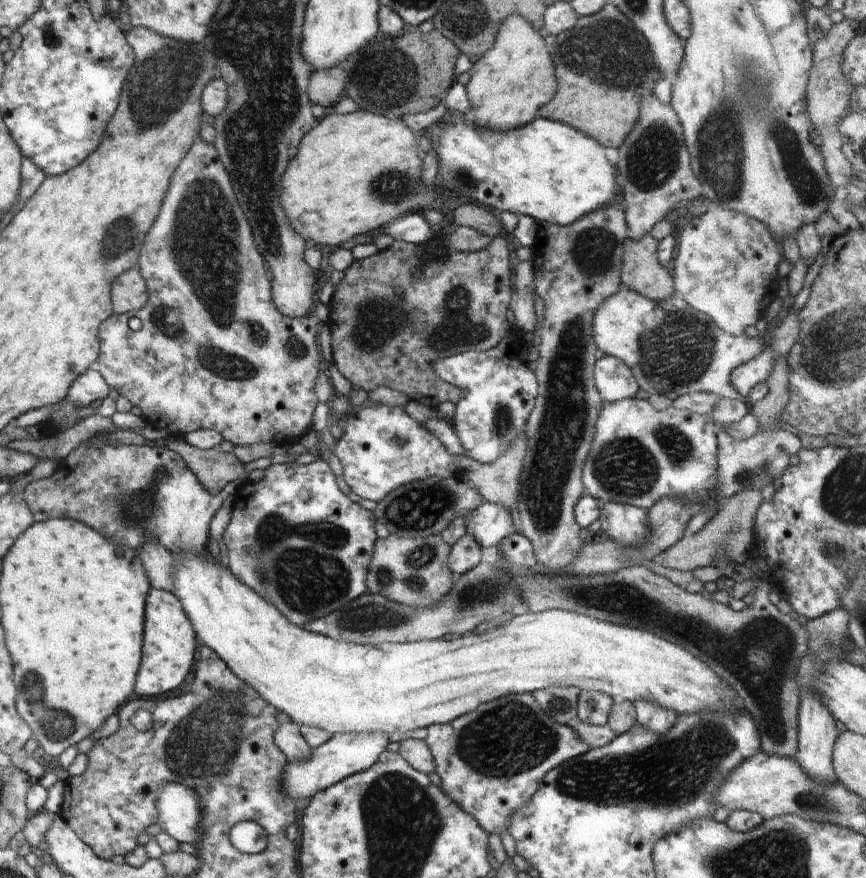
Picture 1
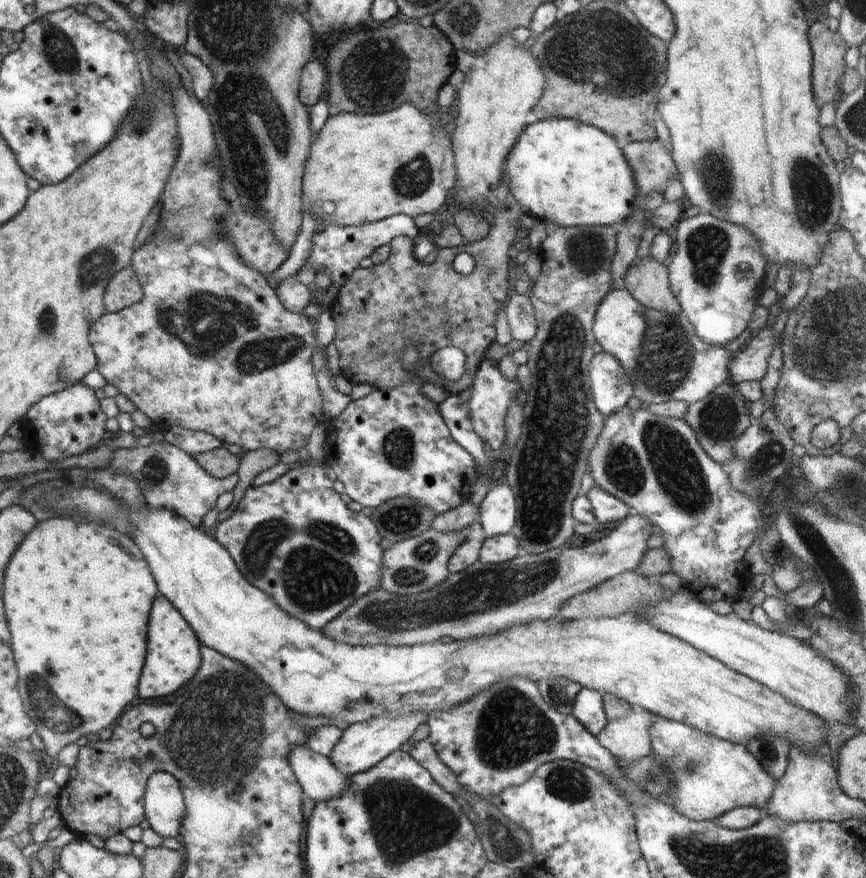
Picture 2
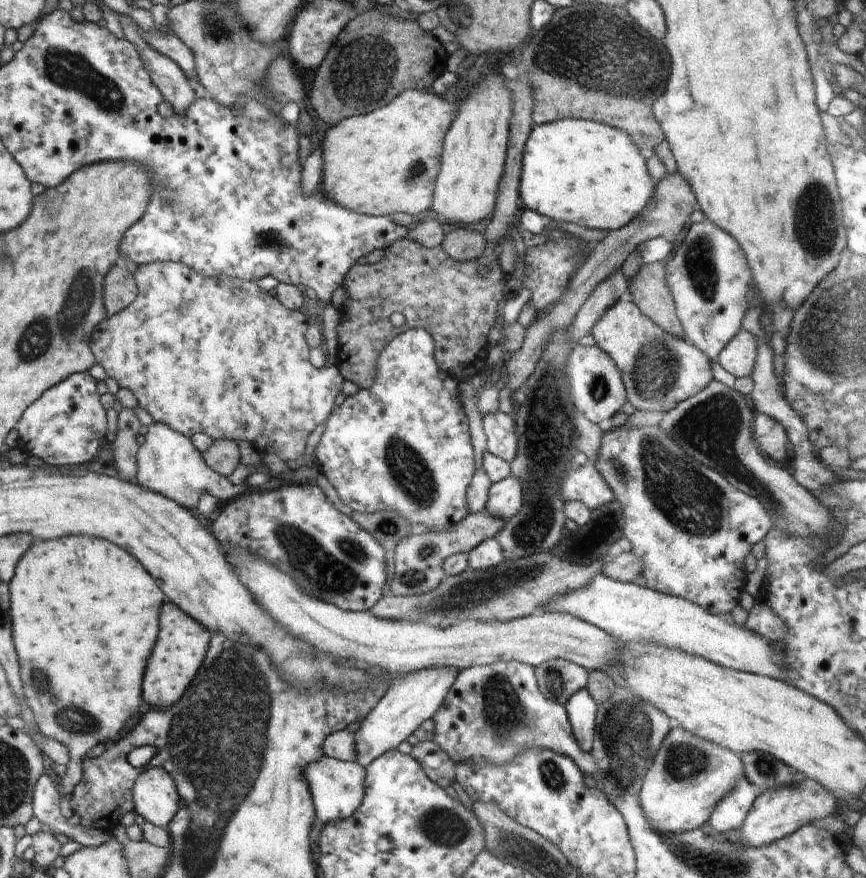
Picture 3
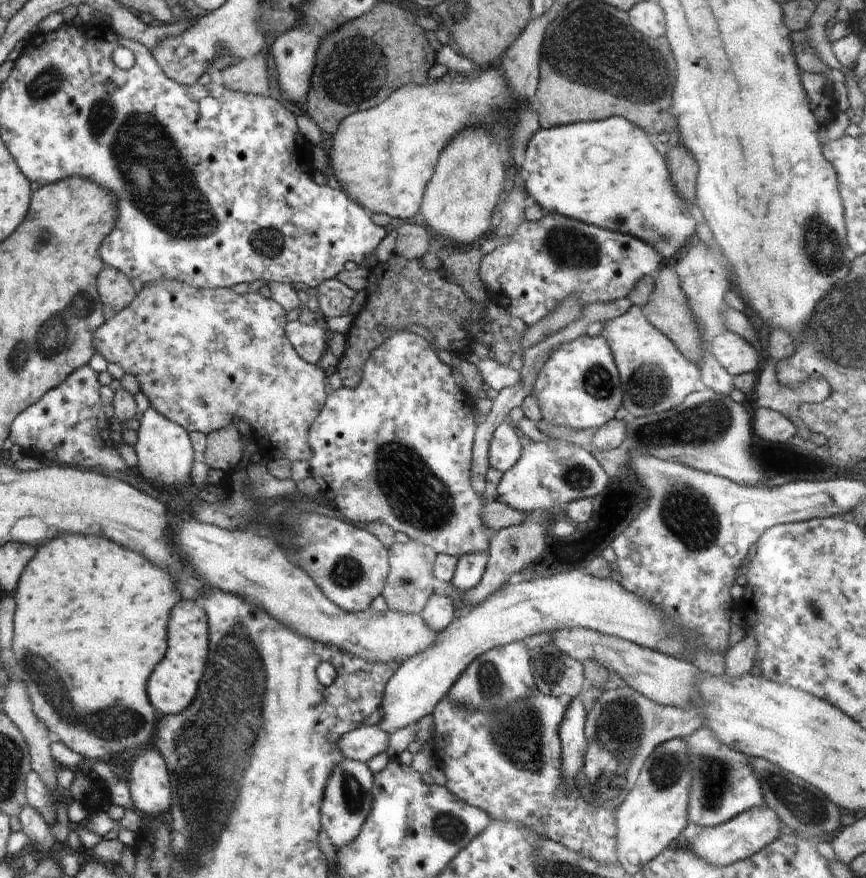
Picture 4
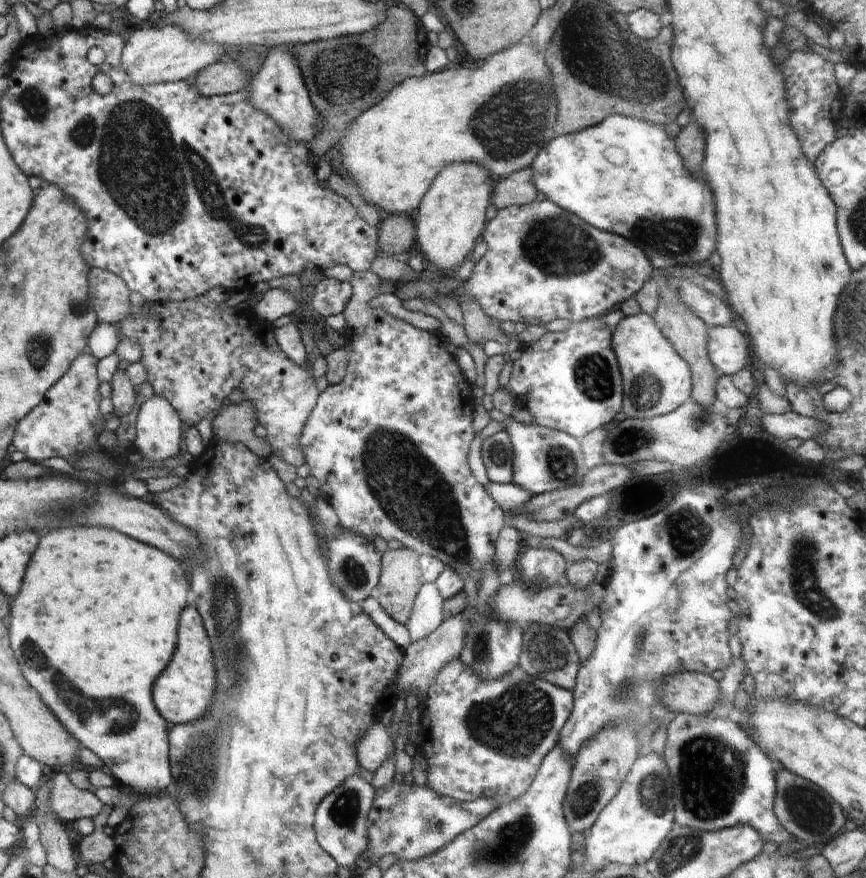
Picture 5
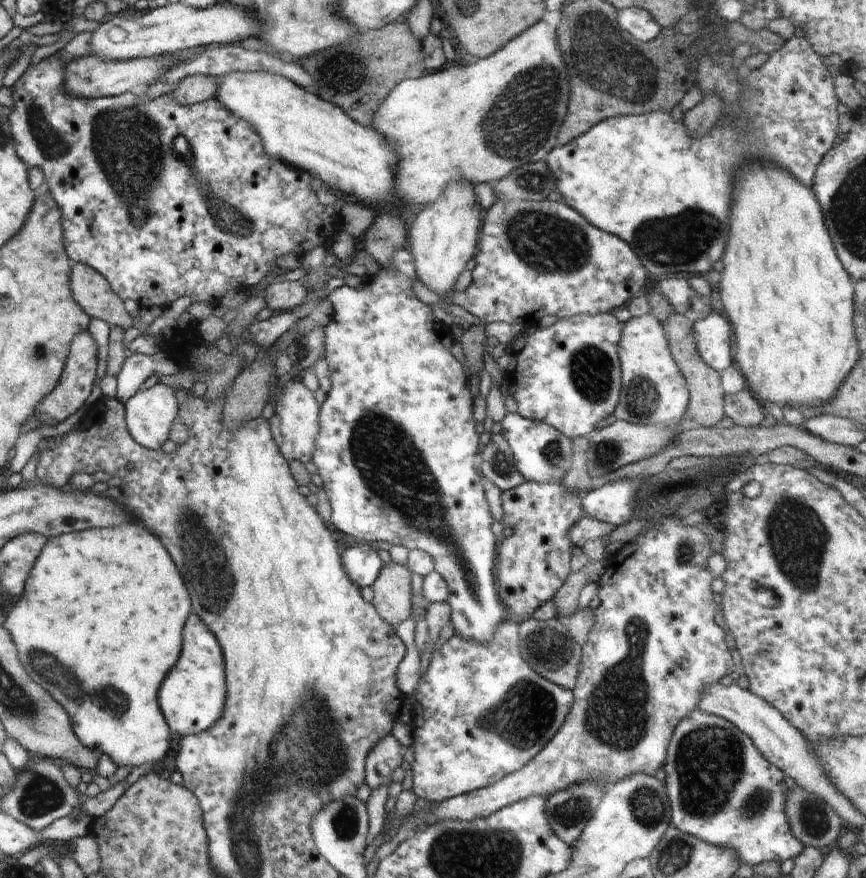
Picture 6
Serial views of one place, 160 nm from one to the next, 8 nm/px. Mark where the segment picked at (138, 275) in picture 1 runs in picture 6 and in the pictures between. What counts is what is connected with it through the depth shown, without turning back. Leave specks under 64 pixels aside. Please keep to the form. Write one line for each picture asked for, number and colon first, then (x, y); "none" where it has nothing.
2: (124, 289)
3: (120, 289)
4: (116, 292)
5: (109, 293)
6: (92, 290)

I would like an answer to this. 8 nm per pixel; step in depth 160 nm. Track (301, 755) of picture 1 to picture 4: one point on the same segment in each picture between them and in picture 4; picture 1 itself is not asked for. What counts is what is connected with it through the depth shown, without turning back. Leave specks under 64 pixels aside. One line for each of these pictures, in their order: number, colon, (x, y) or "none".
2: (320, 779)
3: (337, 787)
4: (348, 800)

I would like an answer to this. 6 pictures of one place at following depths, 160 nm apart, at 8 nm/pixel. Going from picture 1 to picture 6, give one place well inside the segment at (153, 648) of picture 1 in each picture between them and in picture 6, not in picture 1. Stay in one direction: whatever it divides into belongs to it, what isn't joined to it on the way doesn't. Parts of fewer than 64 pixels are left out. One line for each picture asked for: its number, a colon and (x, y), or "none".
2: (173, 656)
3: (184, 641)
4: (173, 688)
5: (185, 691)
6: (194, 696)

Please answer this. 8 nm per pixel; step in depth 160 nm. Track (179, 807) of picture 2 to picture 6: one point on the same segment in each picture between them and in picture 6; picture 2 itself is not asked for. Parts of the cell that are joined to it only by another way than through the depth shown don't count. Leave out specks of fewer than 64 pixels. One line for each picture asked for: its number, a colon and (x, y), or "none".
3: (157, 800)
4: (95, 613)
5: (108, 605)
6: (101, 625)

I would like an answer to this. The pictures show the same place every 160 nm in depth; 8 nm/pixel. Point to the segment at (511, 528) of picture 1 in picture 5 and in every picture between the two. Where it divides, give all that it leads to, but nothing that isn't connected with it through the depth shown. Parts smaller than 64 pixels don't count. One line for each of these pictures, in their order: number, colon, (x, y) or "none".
2: (497, 512)
3: (505, 497)
4: (550, 474)
5: (544, 460)

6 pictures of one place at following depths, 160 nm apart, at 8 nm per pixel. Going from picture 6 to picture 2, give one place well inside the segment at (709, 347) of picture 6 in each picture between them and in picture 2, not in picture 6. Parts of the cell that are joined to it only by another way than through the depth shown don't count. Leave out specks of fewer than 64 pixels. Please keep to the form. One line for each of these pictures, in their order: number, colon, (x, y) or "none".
2: (749, 364)
3: (738, 357)
4: (736, 355)
5: (729, 350)

